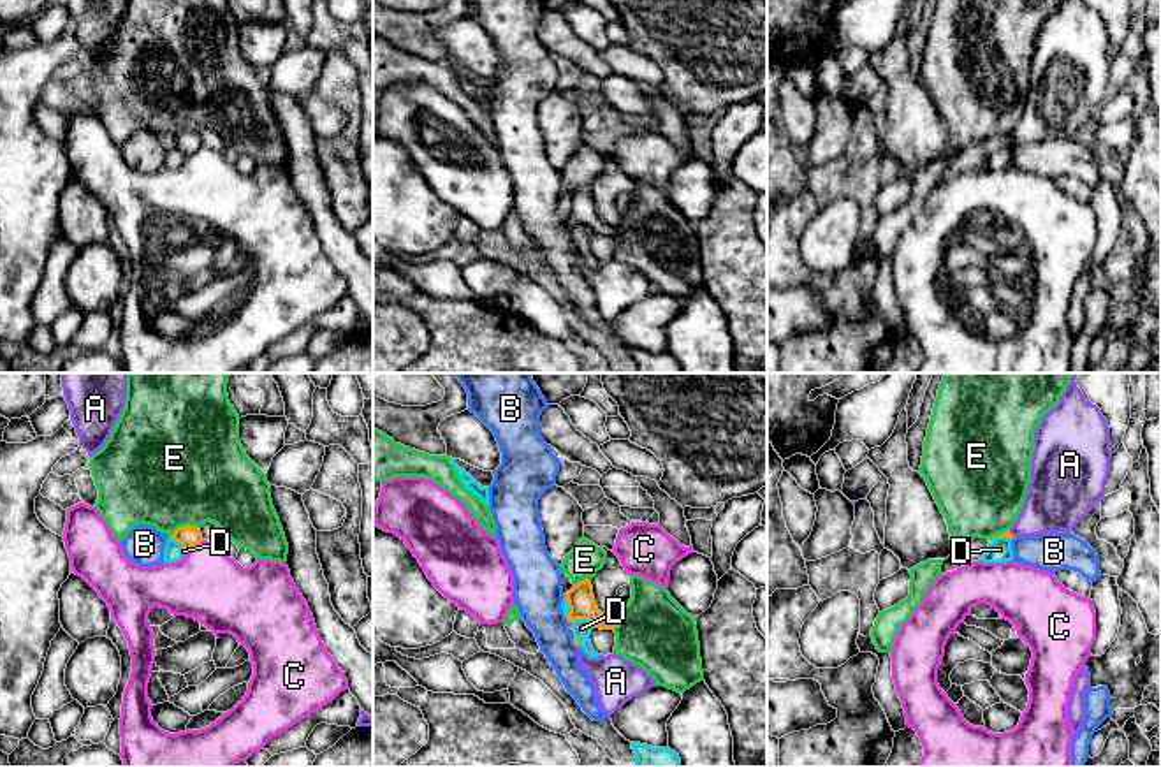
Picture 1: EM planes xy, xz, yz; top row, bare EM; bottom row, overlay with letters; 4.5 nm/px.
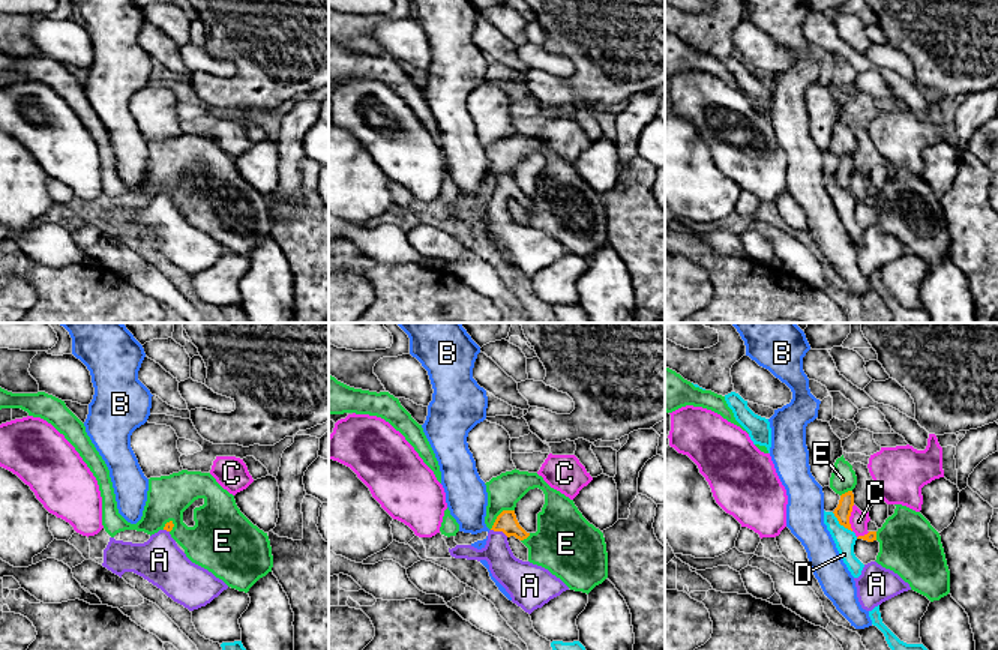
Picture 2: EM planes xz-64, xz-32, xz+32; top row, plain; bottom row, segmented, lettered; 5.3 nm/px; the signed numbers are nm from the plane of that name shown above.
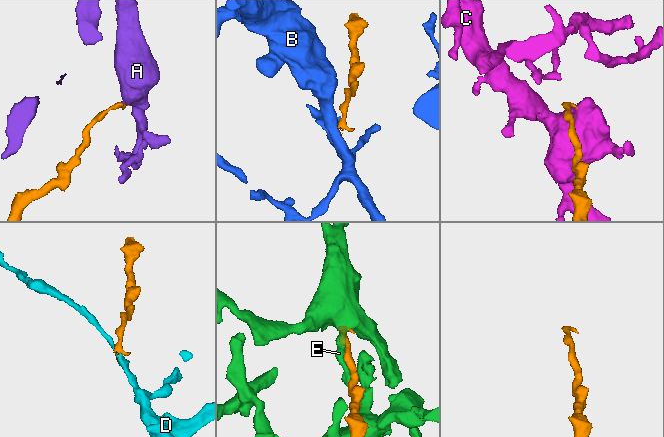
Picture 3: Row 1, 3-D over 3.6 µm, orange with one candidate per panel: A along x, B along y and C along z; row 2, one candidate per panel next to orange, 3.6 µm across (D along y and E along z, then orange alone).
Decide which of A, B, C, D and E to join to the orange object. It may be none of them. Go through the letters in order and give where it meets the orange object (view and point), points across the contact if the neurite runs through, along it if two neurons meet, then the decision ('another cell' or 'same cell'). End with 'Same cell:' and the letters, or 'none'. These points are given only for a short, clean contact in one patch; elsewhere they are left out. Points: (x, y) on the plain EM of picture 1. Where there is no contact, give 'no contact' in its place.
A: contact yz (1010, 139); way yz (1007, 139), (1010, 139), (1028, 131), (1054, 108); same cell
B: contact xz (567, 226); border xz (563, 222), (569, 227); another cell
C: contact xy (194, 152); another cell
D: contact xz (583, 224); border xz (570, 227), (588, 226), (595, 233); another cell
E: contact xy (183, 132); another cell
Same cell: A

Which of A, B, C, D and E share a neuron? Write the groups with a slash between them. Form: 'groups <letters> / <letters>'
groups A / B / C / D / E

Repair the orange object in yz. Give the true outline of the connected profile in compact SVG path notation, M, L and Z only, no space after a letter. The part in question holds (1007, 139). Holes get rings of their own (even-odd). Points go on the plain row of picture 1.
M1062 0L1059 9L1041 23L1041 28L1034 37L1031 88L1027 91L1022 116L1013 132L997 142L1011 146L1015 142L1071 137L1092 116L1092 113L1105 104L1110 65L1110 33L1101 16L1087 7L1084 0Z

